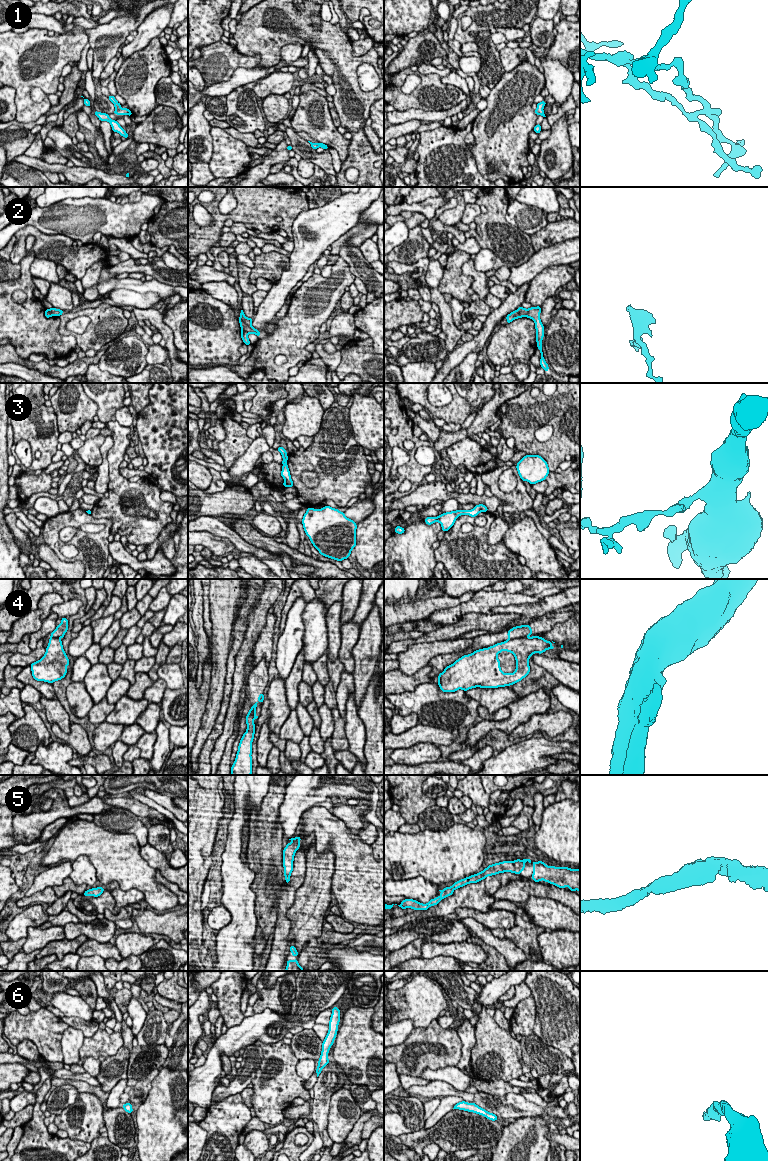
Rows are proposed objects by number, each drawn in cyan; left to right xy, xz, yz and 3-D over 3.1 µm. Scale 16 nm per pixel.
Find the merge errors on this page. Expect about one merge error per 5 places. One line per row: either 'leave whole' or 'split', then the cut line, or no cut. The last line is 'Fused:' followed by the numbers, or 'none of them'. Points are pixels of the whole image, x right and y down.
1: split; cut xy (121, 108), (115, 110)
2: split; cut xz (241, 329), (248, 333)
3: leave whole; cut none
4: split; cut yz (524, 637), (509, 639)
5: leave whole; cut none
6: leave whole; cut none
Fused: 1, 2, 4

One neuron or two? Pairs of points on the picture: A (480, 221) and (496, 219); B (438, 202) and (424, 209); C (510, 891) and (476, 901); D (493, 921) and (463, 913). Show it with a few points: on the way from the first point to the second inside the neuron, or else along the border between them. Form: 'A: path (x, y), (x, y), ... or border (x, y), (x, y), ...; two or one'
A: path (484, 221), (492, 221); one
B: path (435, 203), (427, 208); one
C: border (493, 893), (495, 899); two
D: path (486, 918), (470, 913); one

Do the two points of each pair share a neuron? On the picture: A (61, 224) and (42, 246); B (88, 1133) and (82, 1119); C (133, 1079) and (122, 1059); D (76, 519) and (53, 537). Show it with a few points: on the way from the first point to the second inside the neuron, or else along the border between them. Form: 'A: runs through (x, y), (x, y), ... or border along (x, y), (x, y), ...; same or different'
A: border along (35, 227), (43, 233), (64, 234), (73, 240); different
B: runs through (87, 1130), (83, 1122); same
C: border along (130, 1052), (126, 1078); different
D: runs through (69, 521), (63, 521), (54, 530); same

